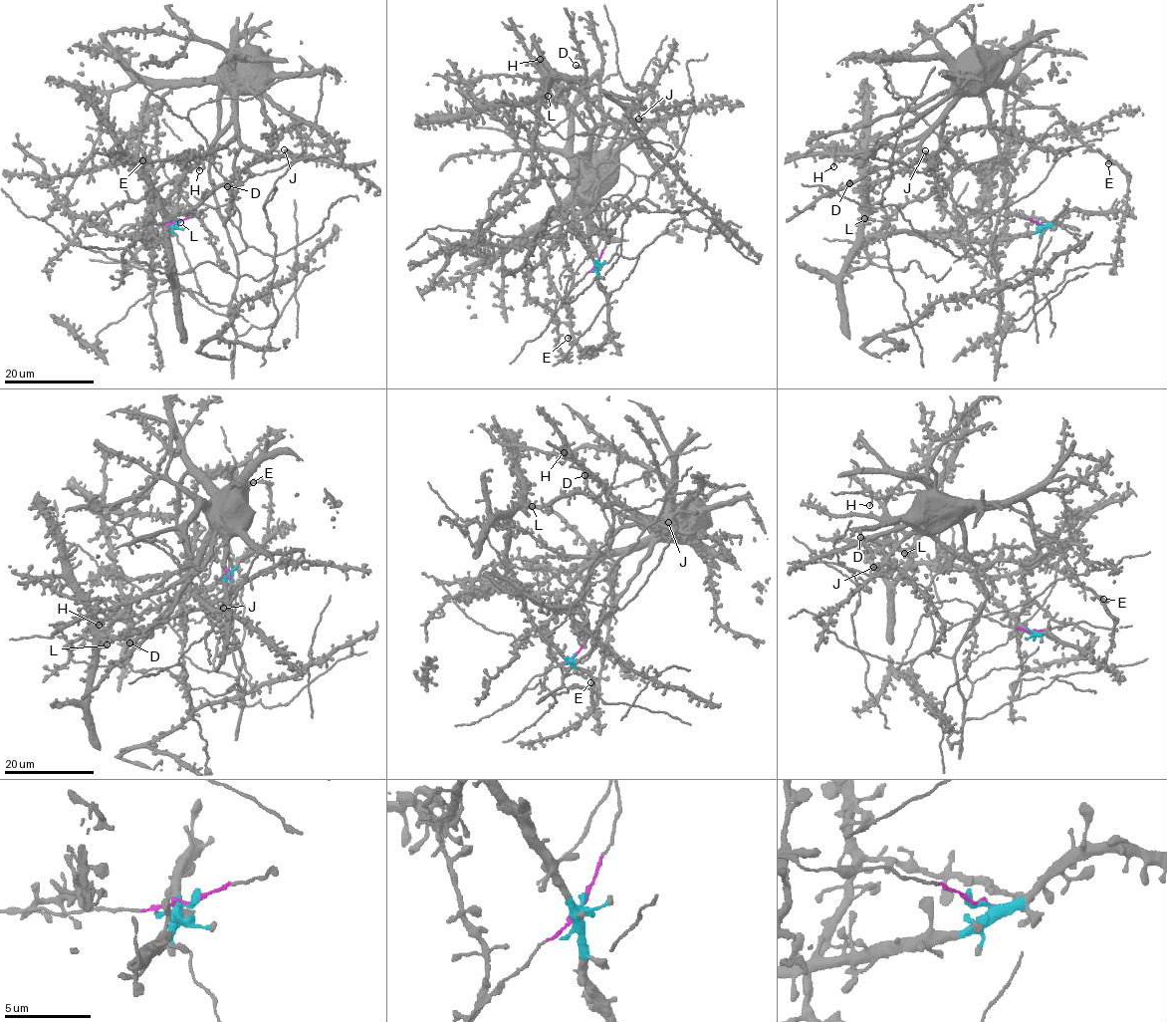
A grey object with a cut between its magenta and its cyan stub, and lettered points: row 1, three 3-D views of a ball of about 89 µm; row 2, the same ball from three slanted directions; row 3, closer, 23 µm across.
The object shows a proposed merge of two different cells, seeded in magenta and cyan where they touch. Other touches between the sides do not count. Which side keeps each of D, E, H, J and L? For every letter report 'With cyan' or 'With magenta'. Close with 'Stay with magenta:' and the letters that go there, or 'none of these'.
D: With magenta
E: With magenta
H: With magenta
J: With magenta
L: With cyan
Stay with magenta: D, E, H, J

